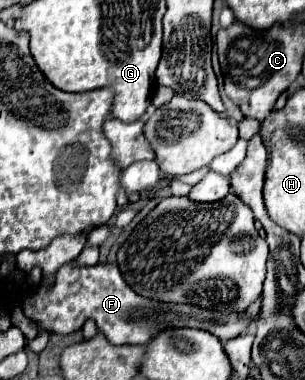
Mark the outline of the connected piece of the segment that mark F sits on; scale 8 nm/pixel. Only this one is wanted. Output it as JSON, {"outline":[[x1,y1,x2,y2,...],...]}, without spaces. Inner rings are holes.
{"outline":[[75,261,63,265,55,275,55,287,51,291,45,291,43,285,39,285,33,293,35,305,23,303,23,311,31,315,35,321,39,321,47,331,53,333,73,333,83,327,87,319,95,319,99,331,105,333,105,337,113,345,143,345,151,339,151,335,163,331,163,329,175,329,175,327,195,327,209,331,217,335,219,339,231,339,245,331,243,317,227,315,223,317,227,323,219,323,219,315,213,315,201,307,195,305,173,305,173,303,159,303,153,299,145,299,137,295,121,277,119,269,115,265,103,265,97,263,93,267,81,267],[221,325,231,325,225,331],[223,331,221,335,217,333]]}

